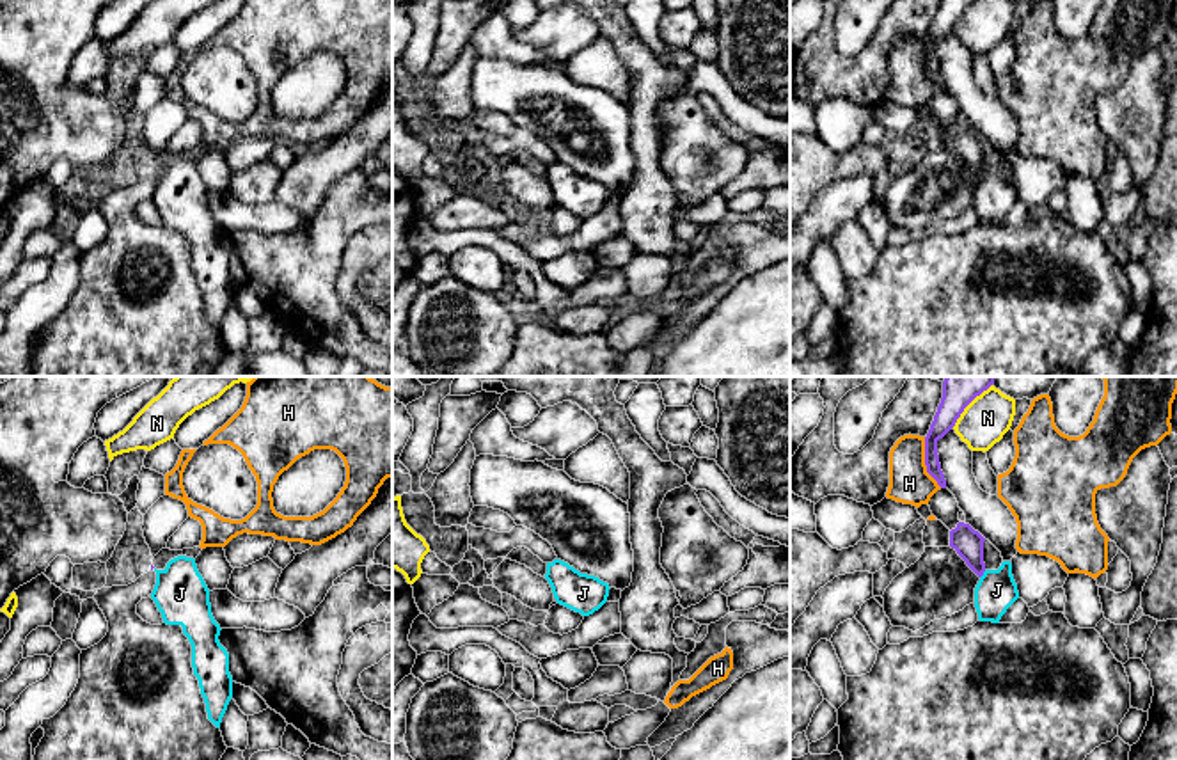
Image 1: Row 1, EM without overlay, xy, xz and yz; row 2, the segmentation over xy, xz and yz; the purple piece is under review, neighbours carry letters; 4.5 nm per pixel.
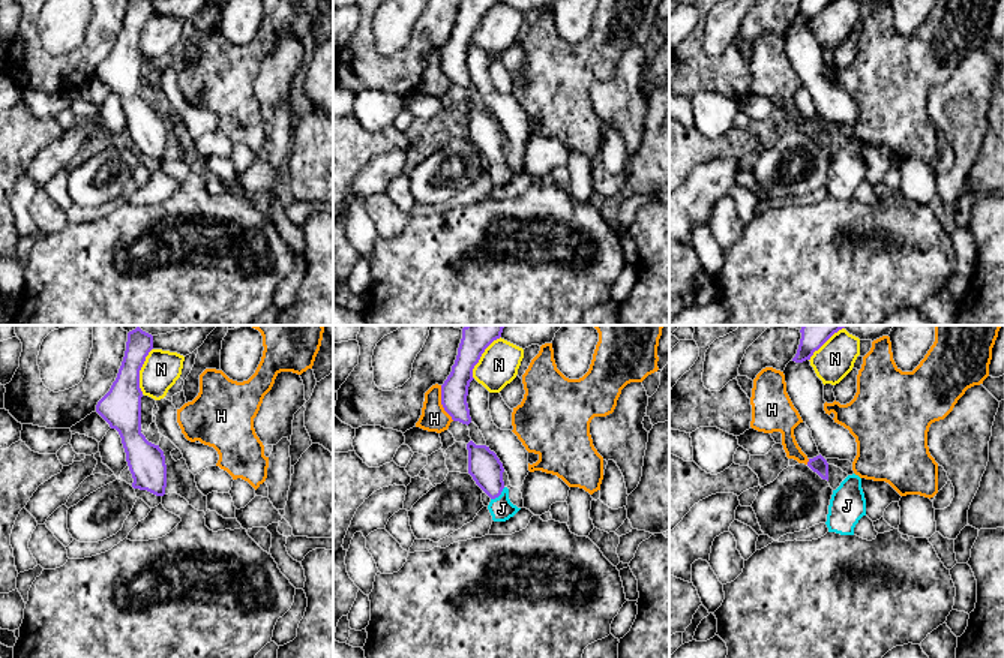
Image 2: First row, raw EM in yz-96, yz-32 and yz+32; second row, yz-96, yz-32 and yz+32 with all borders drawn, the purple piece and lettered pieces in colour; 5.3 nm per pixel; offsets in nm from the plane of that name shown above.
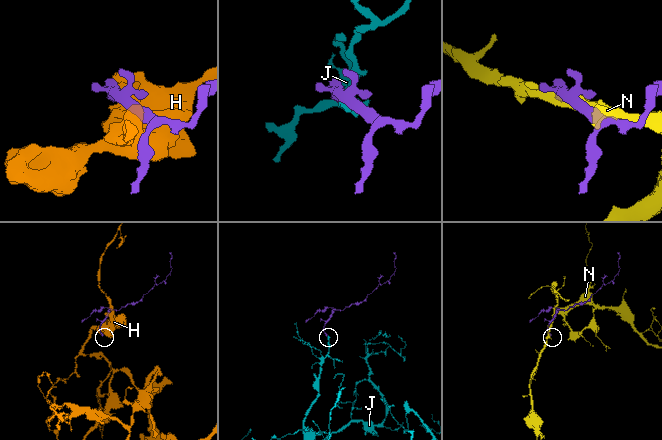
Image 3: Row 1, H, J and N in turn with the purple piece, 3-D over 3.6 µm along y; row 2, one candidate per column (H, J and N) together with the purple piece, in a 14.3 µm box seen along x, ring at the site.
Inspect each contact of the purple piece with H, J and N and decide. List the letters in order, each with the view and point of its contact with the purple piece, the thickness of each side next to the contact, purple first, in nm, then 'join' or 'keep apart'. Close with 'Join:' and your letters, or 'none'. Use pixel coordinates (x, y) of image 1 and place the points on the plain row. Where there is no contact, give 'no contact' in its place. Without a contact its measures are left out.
H: yz (925, 64) | 100/190 nm | keep apart
J: yz (982, 176) | 130/190 nm | join
N: yz (963, 13) | 110/220 nm | keep apart
Join: J

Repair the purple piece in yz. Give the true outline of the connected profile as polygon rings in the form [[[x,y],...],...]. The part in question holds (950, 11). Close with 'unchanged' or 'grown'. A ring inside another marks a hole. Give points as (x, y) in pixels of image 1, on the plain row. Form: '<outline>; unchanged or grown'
[[[941,0],[930,32],[925,39],[927,75],[937,83],[941,91],[946,91],[946,82],[939,66],[937,43],[955,28],[957,21],[973,2],[975,0]]]; unchanged

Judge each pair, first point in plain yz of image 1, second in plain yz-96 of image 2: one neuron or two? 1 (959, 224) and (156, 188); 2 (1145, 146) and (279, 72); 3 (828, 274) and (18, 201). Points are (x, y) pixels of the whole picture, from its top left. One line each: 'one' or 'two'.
1: two
2: one
3: one

